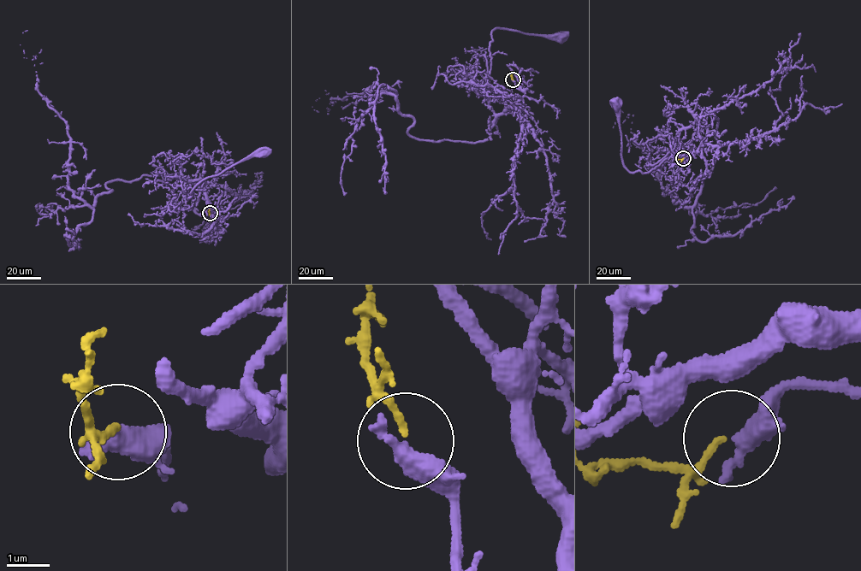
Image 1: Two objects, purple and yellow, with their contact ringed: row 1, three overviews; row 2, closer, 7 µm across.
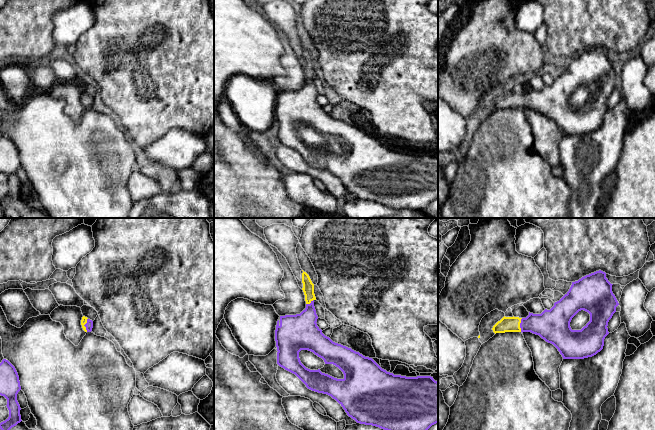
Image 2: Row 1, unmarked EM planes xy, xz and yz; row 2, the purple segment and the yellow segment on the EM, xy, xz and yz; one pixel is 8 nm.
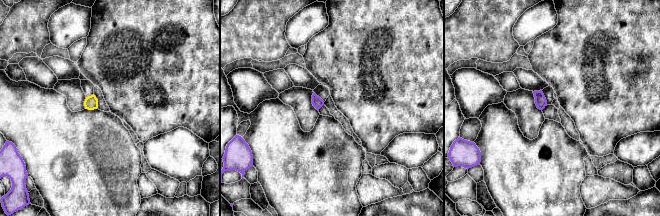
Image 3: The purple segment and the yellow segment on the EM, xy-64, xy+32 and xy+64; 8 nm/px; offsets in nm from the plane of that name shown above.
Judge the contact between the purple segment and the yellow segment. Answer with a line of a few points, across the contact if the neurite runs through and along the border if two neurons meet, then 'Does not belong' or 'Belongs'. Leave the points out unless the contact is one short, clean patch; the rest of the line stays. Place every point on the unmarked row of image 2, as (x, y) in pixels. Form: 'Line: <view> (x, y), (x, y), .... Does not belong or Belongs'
Line: yz (551, 101), (520, 101), (507, 100). Belongs

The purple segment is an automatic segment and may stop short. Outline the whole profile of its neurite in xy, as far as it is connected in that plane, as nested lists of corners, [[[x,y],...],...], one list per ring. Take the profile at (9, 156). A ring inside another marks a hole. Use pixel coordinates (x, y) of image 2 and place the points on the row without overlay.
[[[6,135],[0,139],[0,171],[7,175],[9,193],[0,199],[0,205],[6,209],[20,199],[20,181],[17,177],[17,170],[21,166],[18,149],[15,143]]]

